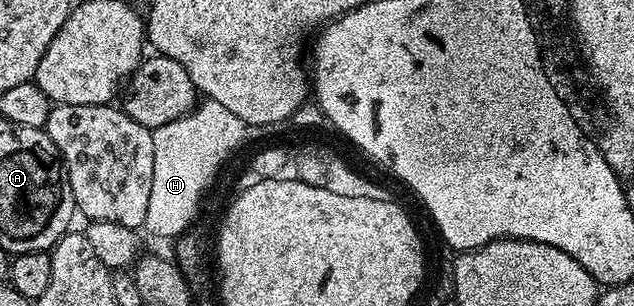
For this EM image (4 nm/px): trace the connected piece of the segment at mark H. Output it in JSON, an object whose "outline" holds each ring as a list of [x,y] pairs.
{"outline":[[[203,100],[185,116],[151,132],[153,136],[153,189],[143,226],[159,238],[174,240],[196,221],[199,201],[227,162],[227,157],[247,138],[249,127],[229,108]]]}

